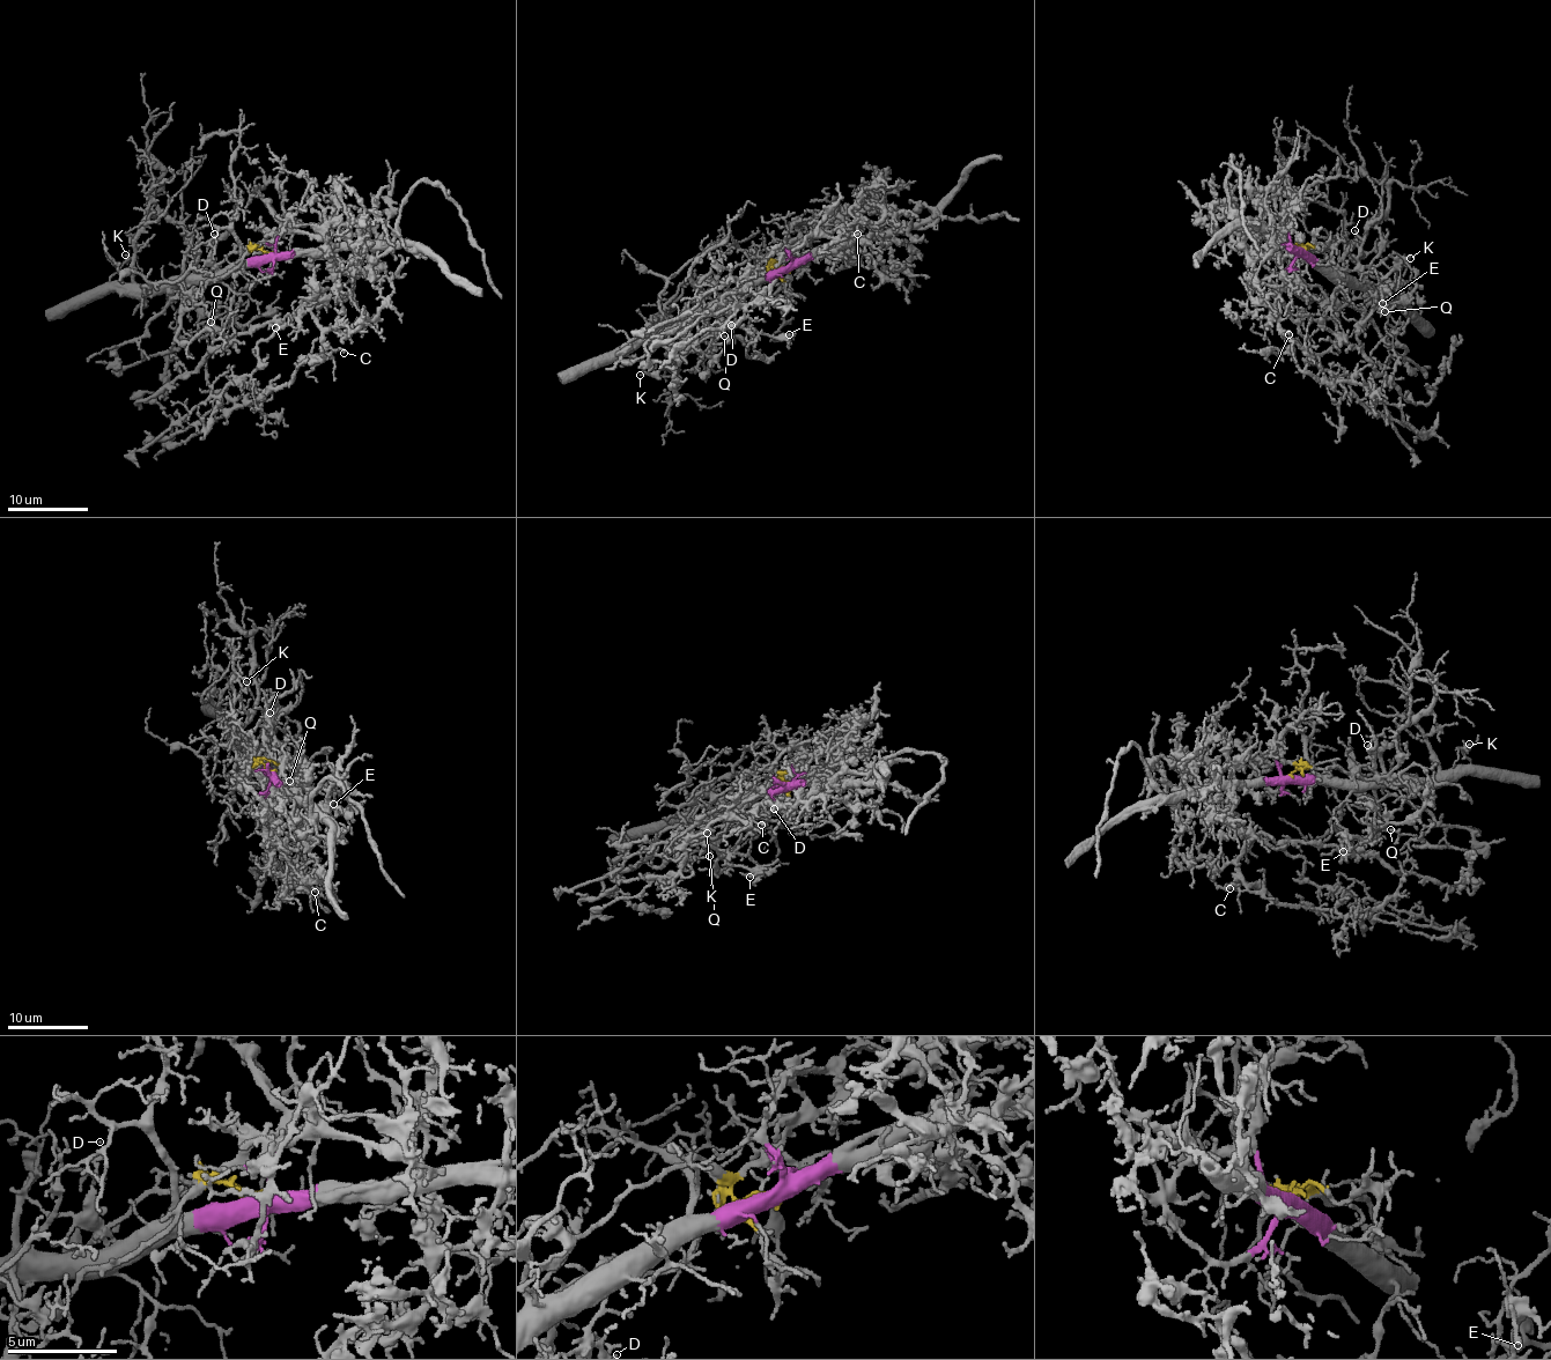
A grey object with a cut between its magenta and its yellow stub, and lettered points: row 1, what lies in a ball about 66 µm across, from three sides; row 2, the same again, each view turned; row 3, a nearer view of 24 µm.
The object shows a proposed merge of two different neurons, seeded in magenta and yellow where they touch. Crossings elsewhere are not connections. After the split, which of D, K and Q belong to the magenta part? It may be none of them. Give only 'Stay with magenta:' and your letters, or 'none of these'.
Stay with magenta: K

